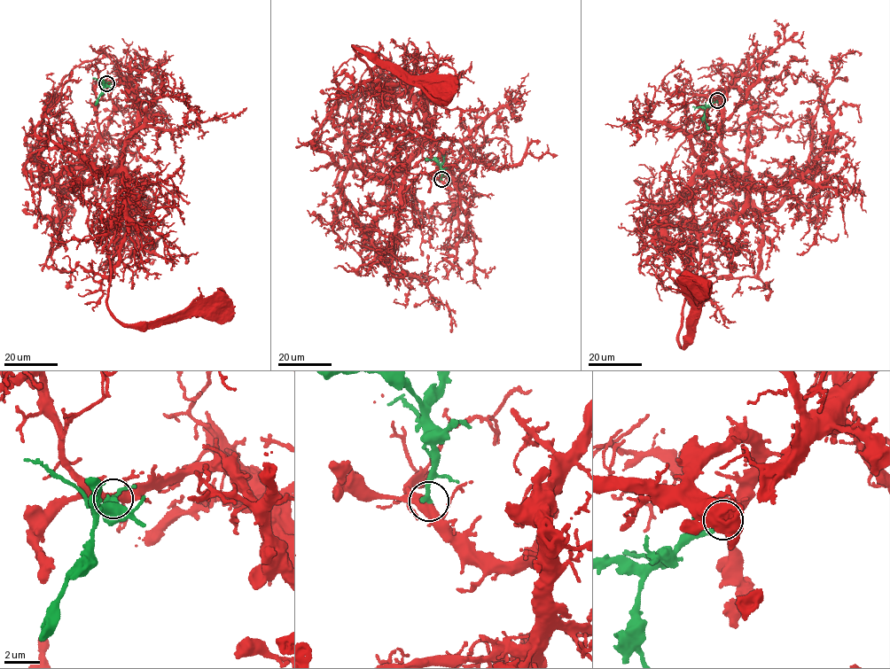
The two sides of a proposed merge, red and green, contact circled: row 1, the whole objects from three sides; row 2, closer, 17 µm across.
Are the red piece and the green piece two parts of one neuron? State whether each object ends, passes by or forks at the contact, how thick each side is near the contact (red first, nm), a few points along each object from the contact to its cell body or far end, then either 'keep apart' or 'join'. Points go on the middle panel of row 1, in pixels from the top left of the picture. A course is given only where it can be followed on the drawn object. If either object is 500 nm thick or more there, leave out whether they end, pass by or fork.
red passes by; green ends; calibres 440 and 360 nm; course red (441, 179), (453, 189), (459, 179), (448, 175), (416, 113), (378, 96), (352, 44), (437, 92); course green (441, 179), (439, 163), (425, 159); join

